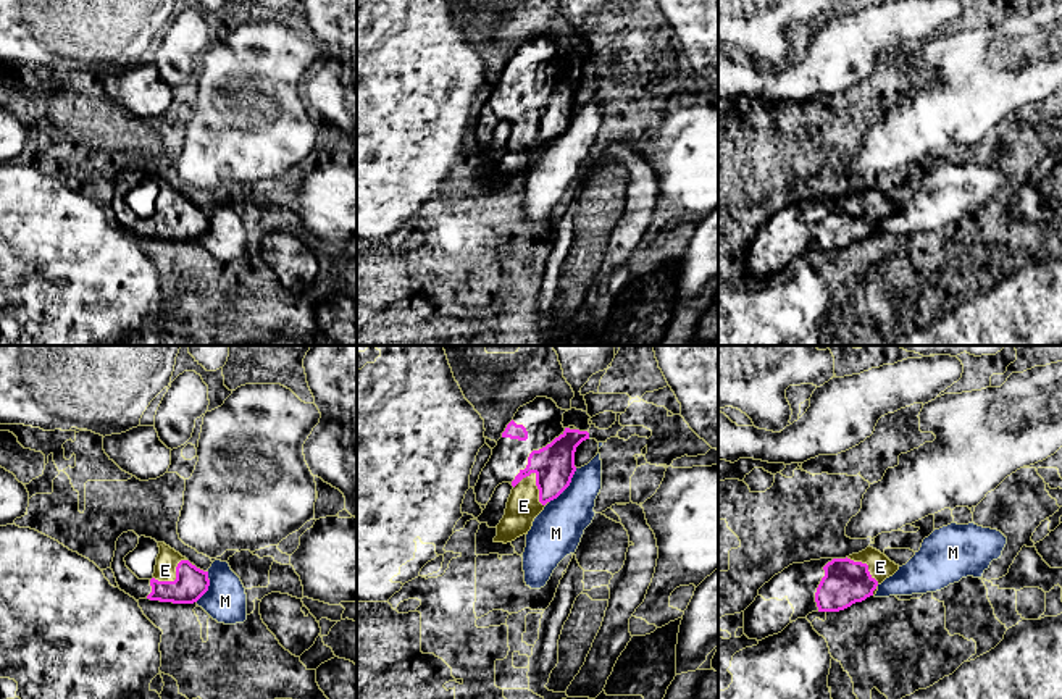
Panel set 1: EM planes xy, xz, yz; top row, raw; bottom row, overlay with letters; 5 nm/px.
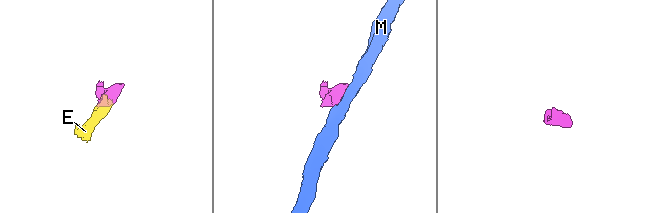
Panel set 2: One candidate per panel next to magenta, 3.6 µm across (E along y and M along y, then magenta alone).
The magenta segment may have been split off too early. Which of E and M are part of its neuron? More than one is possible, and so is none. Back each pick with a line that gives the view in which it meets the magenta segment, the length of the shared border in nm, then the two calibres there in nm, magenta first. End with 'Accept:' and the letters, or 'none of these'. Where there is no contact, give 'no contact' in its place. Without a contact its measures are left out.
E: xz | 190 nm | 200/170 nm
Accept: E

